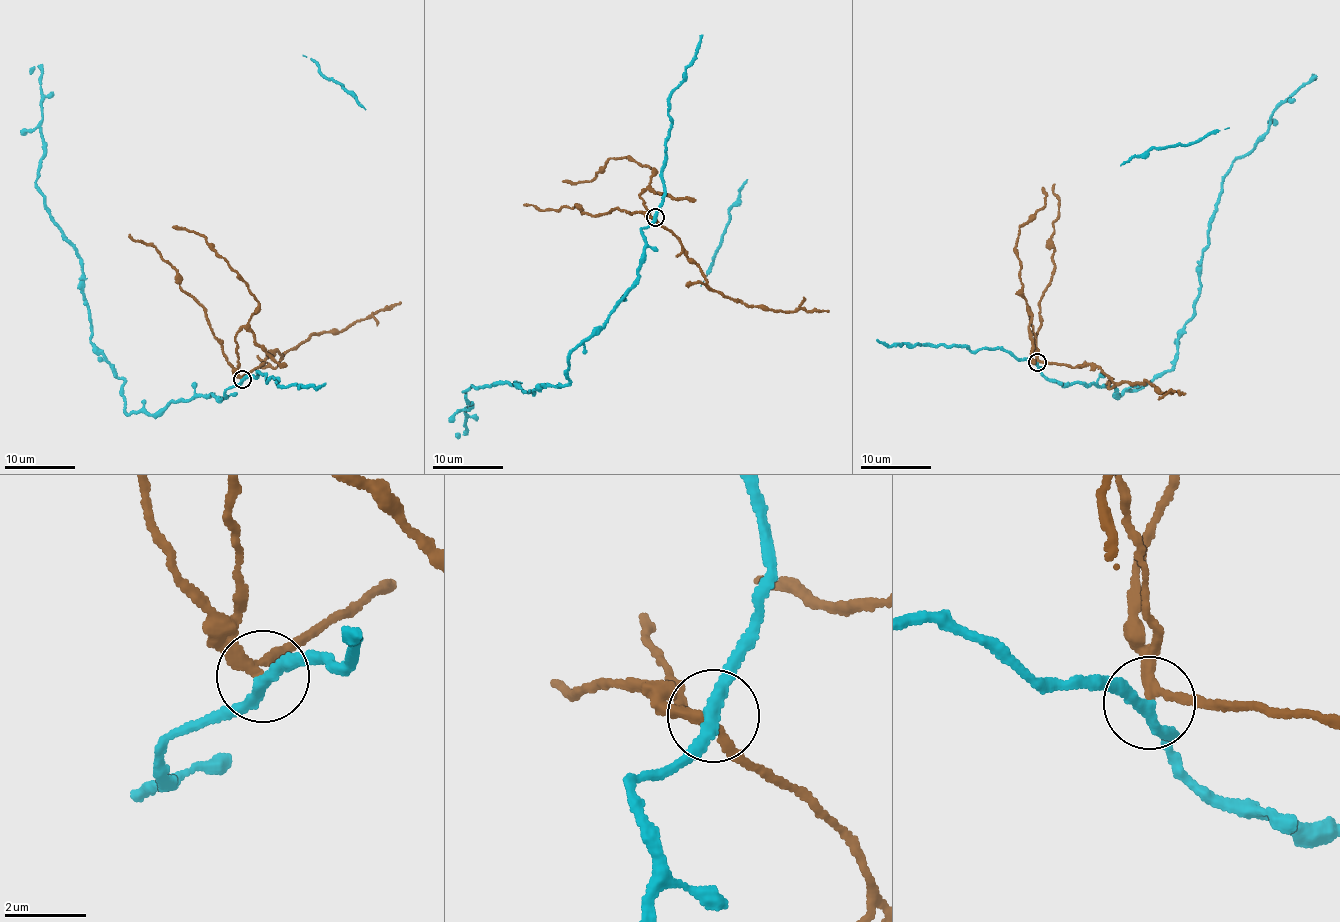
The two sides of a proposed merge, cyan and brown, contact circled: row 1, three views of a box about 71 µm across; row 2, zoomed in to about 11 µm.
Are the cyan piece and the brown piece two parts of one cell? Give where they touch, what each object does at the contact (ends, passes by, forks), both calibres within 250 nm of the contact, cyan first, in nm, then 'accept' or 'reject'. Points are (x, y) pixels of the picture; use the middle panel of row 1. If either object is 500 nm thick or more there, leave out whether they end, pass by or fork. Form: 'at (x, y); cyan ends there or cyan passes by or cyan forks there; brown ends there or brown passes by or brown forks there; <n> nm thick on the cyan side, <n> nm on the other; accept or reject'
at (655, 217); cyan passes by; brown passes by; 280 nm thick on the cyan side, 240 nm on the other; reject

